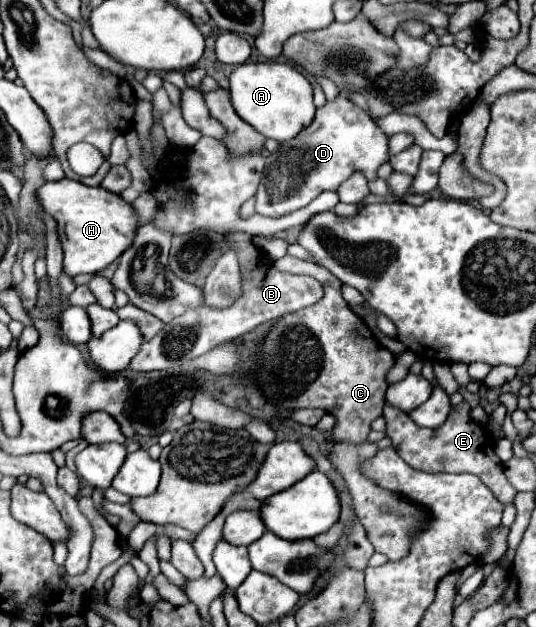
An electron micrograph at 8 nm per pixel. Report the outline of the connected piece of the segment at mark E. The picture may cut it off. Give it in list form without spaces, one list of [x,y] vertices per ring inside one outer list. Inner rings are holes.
[[[460,402],[458,406],[452,406],[452,412],[448,414],[446,422],[438,430],[420,428],[410,420],[408,414],[402,414],[396,406],[386,404],[384,406],[386,416],[386,436],[392,438],[392,446],[398,450],[402,460],[410,464],[416,470],[422,472],[462,472],[462,470],[450,470],[450,468],[464,468],[464,472],[476,474],[502,502],[508,504],[514,500],[516,490],[504,476],[504,464],[494,452],[494,438],[486,438],[486,428],[472,420],[468,402]]]

